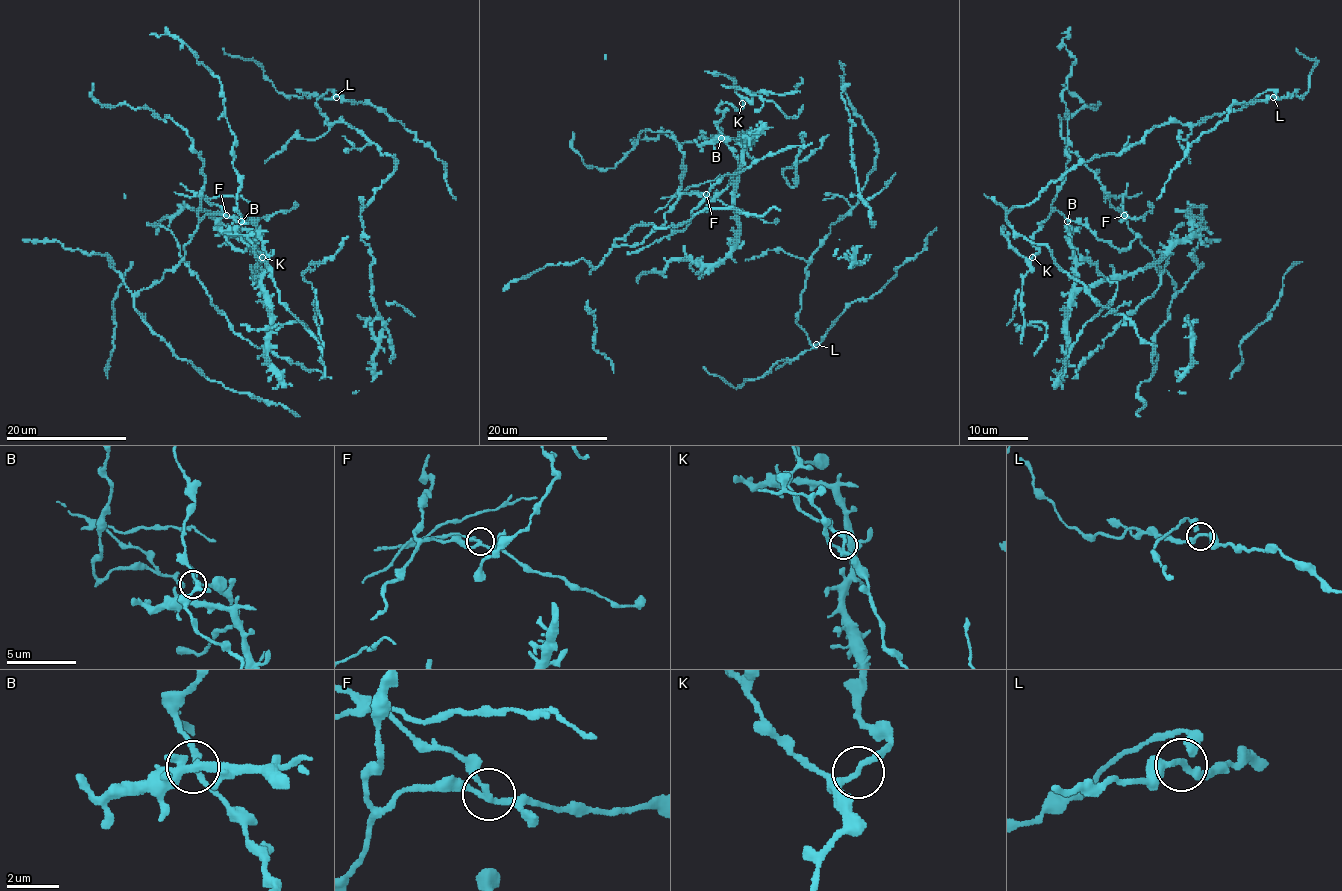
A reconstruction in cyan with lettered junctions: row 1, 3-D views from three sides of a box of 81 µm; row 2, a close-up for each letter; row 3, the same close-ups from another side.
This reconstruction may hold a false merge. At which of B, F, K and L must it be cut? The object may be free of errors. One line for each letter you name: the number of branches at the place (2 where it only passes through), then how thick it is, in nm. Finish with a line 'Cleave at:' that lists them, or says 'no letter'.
F: 3 branches meet; 180 nm thick
Cleave at: F

